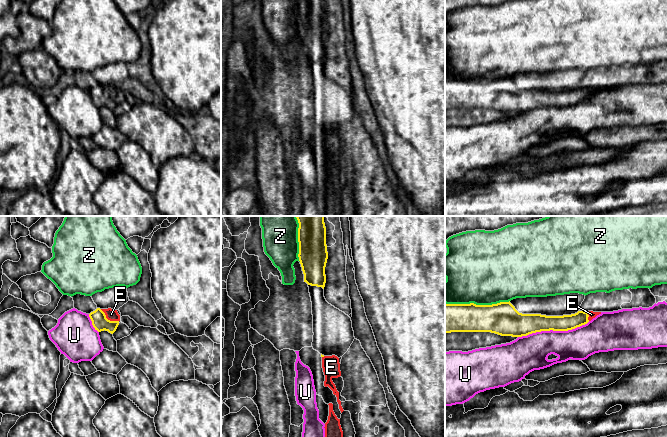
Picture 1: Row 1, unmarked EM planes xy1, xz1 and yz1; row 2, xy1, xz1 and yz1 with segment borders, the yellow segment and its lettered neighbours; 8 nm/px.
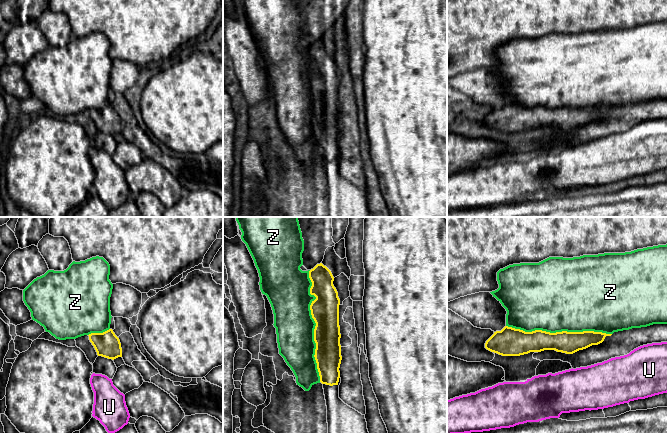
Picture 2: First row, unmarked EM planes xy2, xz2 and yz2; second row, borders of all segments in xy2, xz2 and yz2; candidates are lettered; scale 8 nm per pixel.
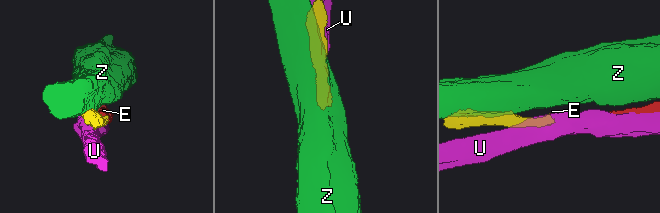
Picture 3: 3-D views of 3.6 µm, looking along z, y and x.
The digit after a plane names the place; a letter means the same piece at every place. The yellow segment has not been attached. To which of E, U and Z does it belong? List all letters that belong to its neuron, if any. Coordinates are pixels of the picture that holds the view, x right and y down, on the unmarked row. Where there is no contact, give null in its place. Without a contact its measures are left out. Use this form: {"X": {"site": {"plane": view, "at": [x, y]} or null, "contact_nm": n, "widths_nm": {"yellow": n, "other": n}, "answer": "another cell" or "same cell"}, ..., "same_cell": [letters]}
{"E": {"site": {"plane": "xy1", "at": [107, 95]}, "contact_nm": 180, "widths_nm": {"yellow": 130, "other": 90}, "answer": "same cell"}, "U": {"site": {"plane": "yz1", "at": [553, 106]}, "contact_nm": 600, "widths_nm": {"yellow": 180, "other": 280}, "answer": "another cell"}, "Z": {"site": {"plane": "xz2", "at": [316, 101]}, "contact_nm": 900, "widths_nm": {"yellow": 220, "other": 300}, "answer": "another cell"}, "same_cell": ["E"]}

